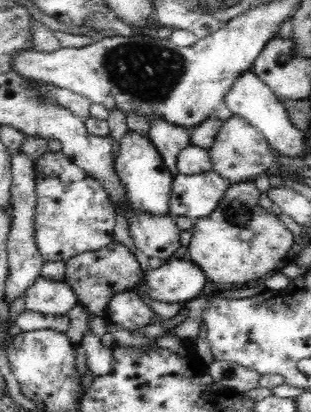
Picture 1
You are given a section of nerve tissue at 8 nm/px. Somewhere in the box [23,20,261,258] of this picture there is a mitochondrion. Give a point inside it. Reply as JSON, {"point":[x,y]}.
{"point":[150,72]}

